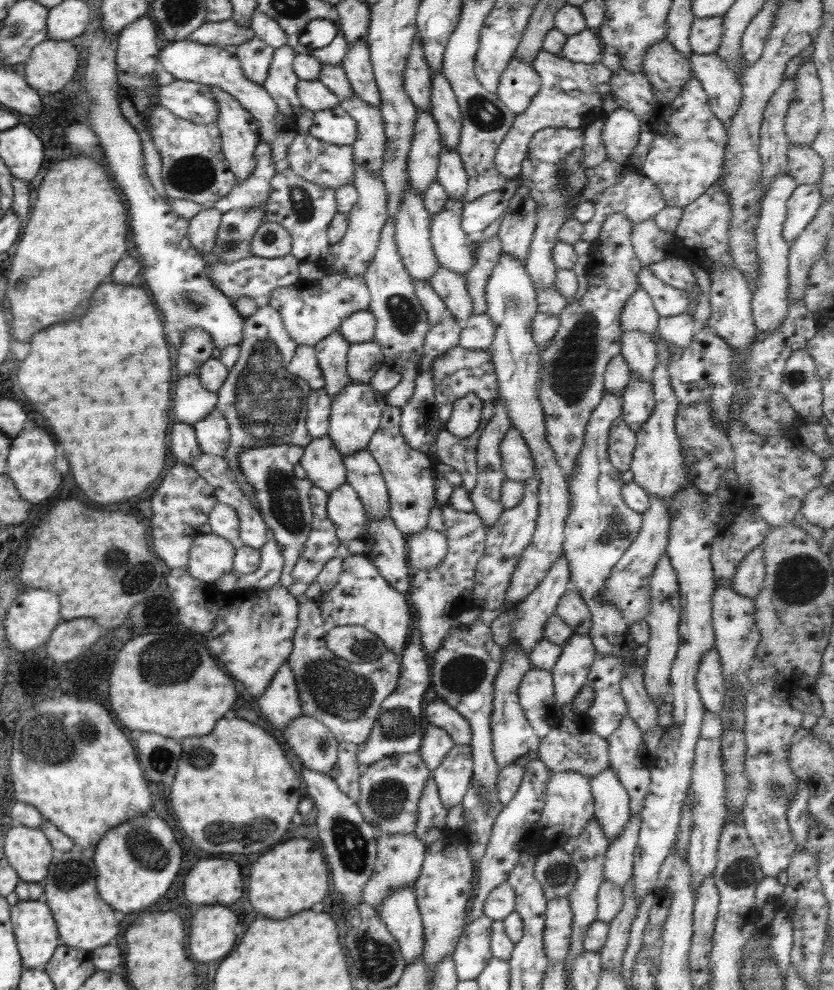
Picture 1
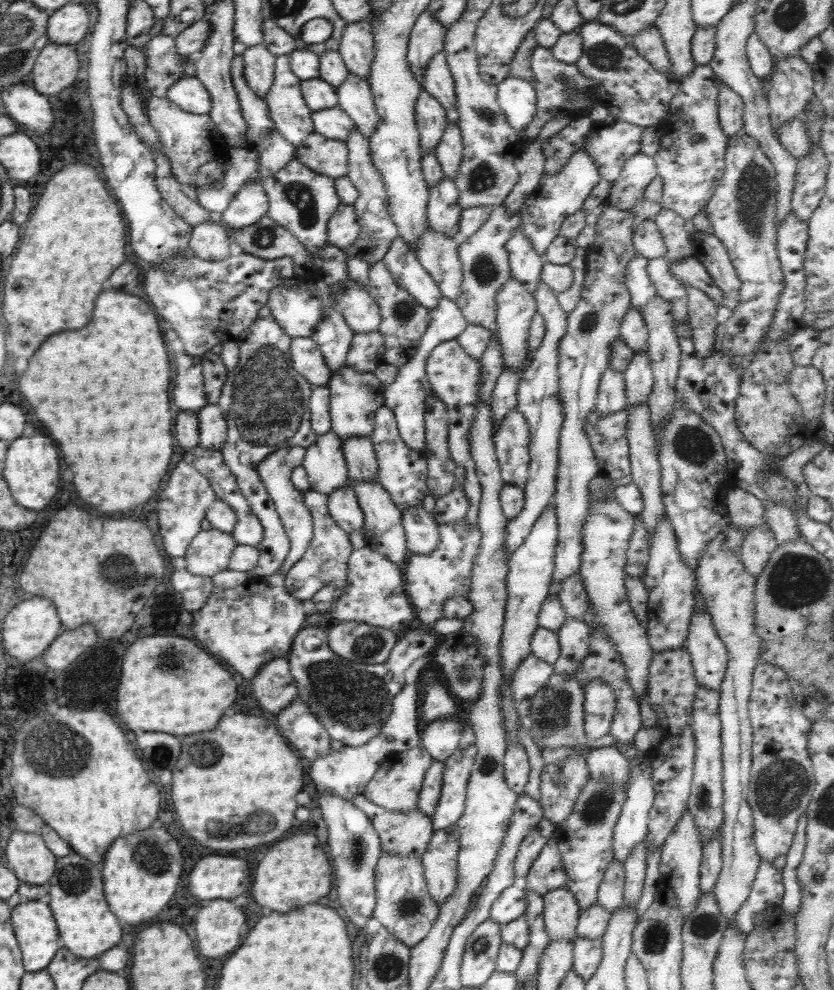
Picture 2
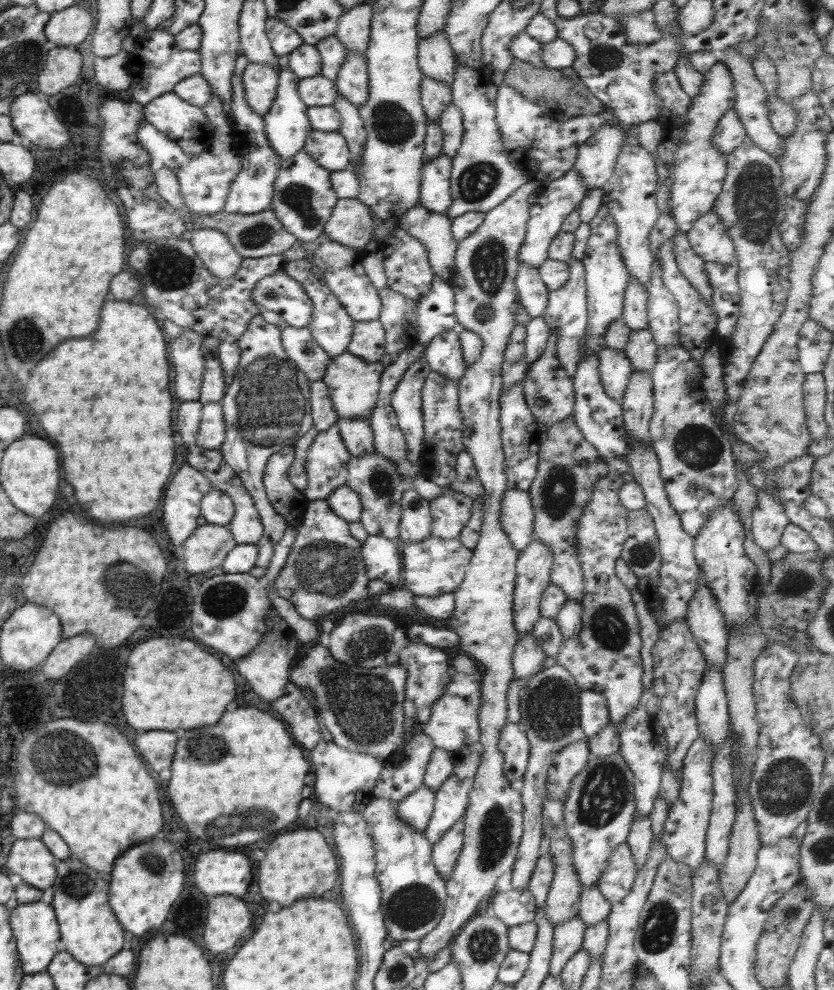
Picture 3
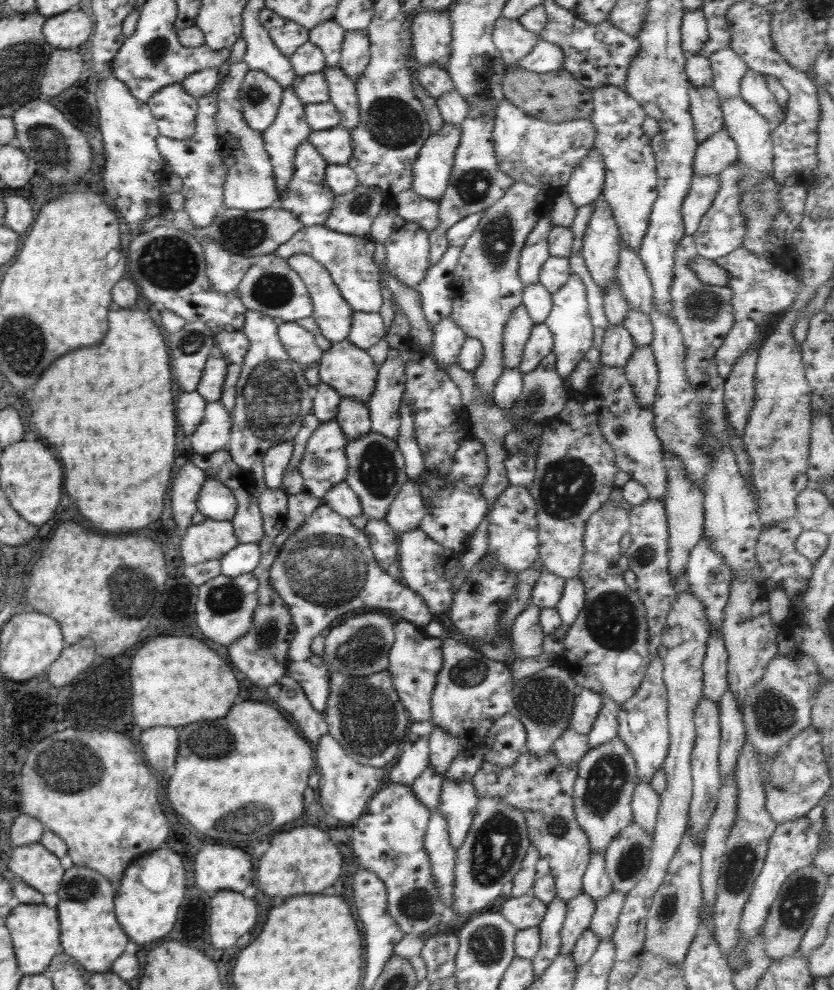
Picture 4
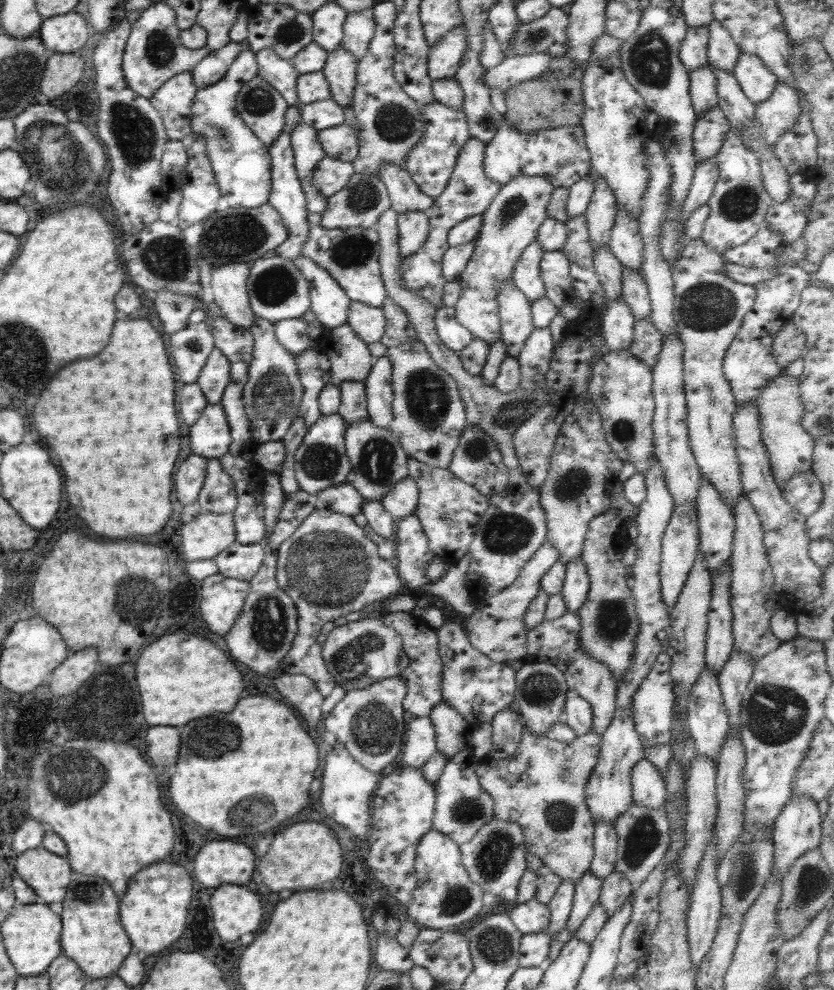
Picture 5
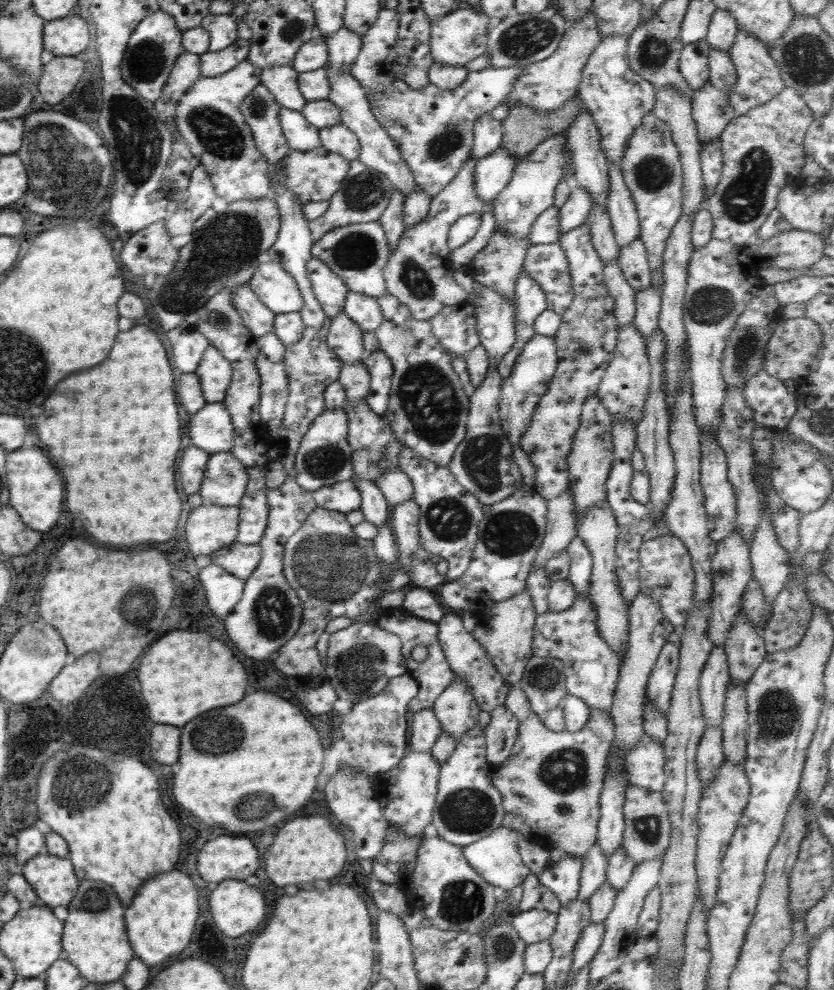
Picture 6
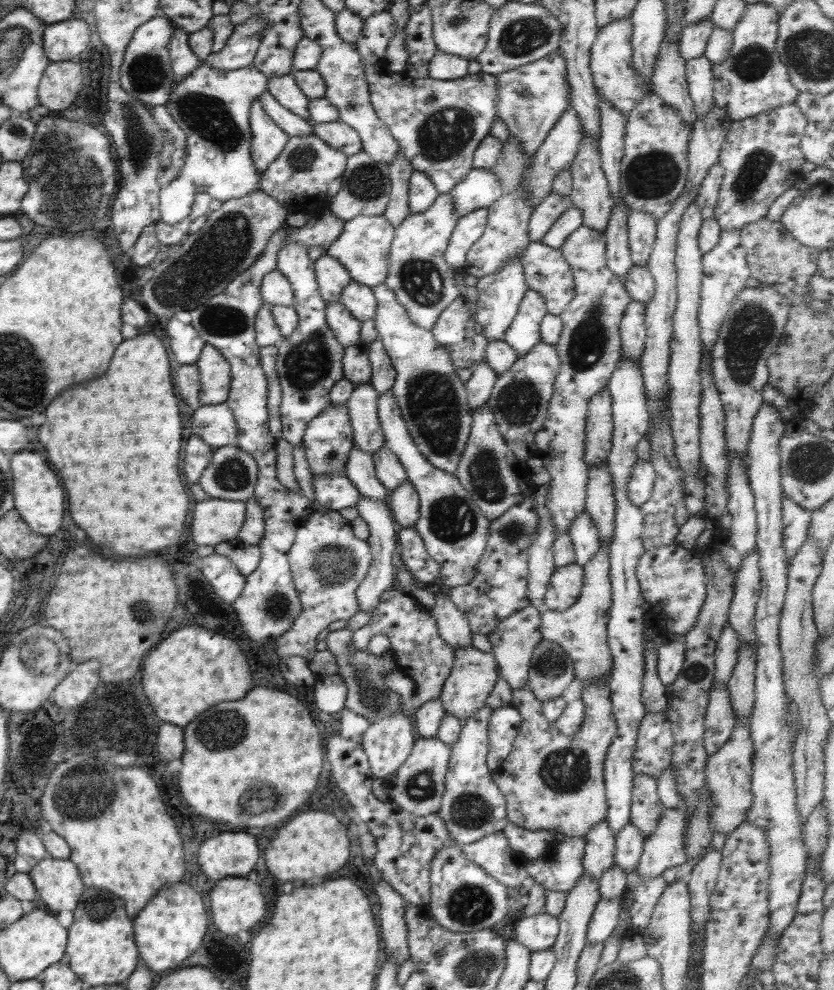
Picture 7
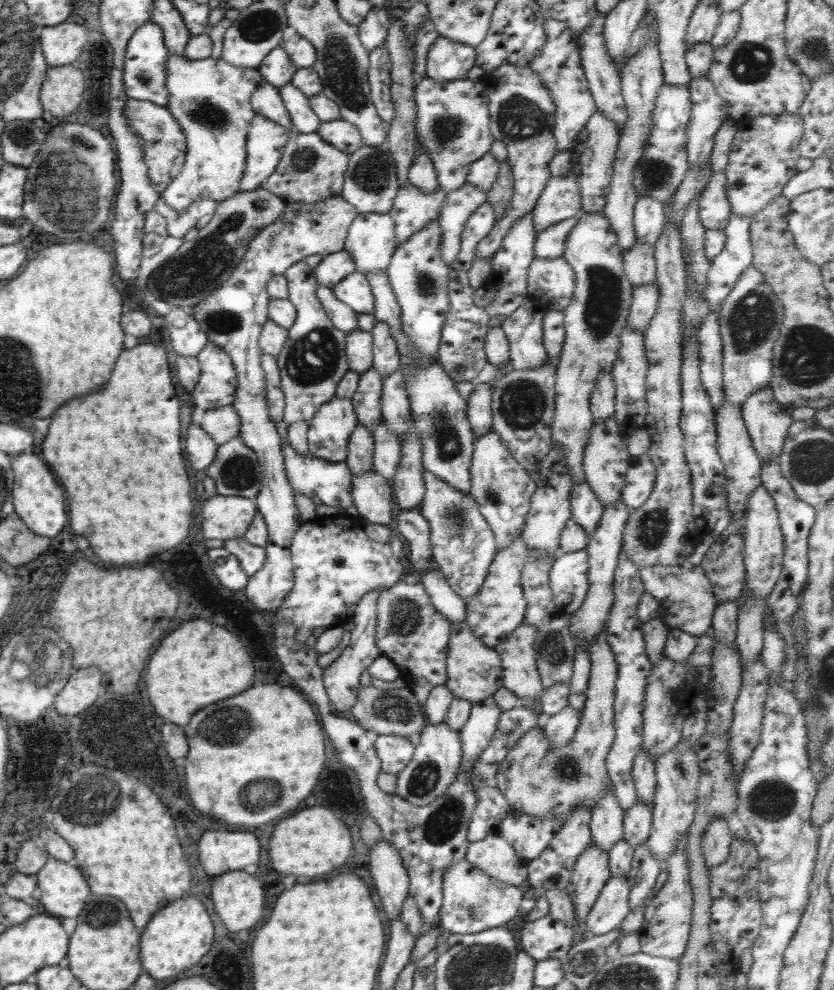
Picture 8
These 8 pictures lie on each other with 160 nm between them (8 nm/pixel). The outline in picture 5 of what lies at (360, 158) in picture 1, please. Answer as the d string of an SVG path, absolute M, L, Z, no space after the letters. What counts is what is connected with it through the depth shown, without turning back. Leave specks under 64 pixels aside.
M374 6L370 9L360 11L358 13L348 13L346 22L343 24L342 47L353 54L354 58L360 60L368 51L368 43L372 41L375 34Z

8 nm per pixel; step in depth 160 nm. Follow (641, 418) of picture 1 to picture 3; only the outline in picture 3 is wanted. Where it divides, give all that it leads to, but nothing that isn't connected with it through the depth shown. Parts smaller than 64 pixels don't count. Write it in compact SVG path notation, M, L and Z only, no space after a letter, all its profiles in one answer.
M643 328L631 331L623 353L630 359L633 370L651 374L657 359L658 349L652 333L648 328Z

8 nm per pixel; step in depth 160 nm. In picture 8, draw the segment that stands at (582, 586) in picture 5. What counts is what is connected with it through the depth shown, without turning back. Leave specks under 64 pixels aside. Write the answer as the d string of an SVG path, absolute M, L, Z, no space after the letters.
M586 478L573 485L570 502L571 518L585 530L586 536L590 538L596 532L605 508L596 498L594 491L590 489Z

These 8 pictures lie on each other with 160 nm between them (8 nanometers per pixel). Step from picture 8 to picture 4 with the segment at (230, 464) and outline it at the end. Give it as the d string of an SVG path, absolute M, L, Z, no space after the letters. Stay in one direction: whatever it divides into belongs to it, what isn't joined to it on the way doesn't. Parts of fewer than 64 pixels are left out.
M206 478L198 493L197 511L206 519L231 522L237 510L237 500L231 492L218 479Z

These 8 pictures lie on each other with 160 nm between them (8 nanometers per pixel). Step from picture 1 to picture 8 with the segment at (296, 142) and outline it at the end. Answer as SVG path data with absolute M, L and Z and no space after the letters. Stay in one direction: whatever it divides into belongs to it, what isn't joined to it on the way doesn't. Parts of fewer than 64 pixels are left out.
M341 119L328 122L322 121L317 133L328 144L346 154L352 154L363 145L359 130L350 122Z

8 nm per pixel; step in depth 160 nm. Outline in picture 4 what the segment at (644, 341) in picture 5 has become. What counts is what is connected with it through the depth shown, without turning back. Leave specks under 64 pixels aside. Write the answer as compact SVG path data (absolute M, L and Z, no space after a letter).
M636 346L623 370L641 406L652 407L658 386L658 367L652 347Z

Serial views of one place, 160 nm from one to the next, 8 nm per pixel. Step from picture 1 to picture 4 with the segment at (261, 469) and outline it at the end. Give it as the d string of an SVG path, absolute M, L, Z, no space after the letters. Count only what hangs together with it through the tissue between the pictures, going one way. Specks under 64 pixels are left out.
M286 441L272 446L264 454L264 483L270 489L280 489L284 472L293 454L293 442Z

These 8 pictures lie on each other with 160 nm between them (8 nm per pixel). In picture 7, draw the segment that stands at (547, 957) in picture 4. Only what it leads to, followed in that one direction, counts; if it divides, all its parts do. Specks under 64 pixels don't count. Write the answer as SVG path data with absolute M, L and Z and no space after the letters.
M565 836L560 843L548 846L541 858L527 861L526 872L545 890L567 893L584 873L585 846L584 836Z

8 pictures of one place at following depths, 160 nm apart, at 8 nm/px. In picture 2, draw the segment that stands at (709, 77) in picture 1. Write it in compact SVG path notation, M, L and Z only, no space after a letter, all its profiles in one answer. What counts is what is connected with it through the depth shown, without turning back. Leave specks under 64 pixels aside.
M720 81L718 99L719 123L727 137L731 137L743 128L744 102L742 97Z

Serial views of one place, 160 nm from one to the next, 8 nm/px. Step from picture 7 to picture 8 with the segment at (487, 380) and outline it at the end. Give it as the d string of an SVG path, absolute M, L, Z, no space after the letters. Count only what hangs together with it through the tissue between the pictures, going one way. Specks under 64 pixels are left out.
M491 384L476 385L467 400L467 417L475 438L492 431Z

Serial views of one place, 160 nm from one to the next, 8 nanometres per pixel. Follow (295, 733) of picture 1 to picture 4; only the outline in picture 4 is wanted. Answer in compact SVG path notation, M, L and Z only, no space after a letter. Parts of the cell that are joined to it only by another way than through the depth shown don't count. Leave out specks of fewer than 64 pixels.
M285 674L272 688L266 690L272 696L272 702L280 706L280 710L288 712L296 726L302 730L304 738L317 742L321 737L318 723L323 720L323 713L314 710L303 688L293 678Z

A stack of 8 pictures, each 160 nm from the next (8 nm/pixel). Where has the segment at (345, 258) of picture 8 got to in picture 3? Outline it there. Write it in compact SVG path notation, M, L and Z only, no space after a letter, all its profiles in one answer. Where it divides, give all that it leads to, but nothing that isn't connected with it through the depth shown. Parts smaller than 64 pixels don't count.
M307 260L287 261L284 270L288 273L288 276L291 276L302 285L302 288L313 302L312 320L307 329L312 333L318 346L324 349L329 358L334 358L346 352L353 335L353 324L355 321L340 304L336 295L328 288L323 278L322 270Z

